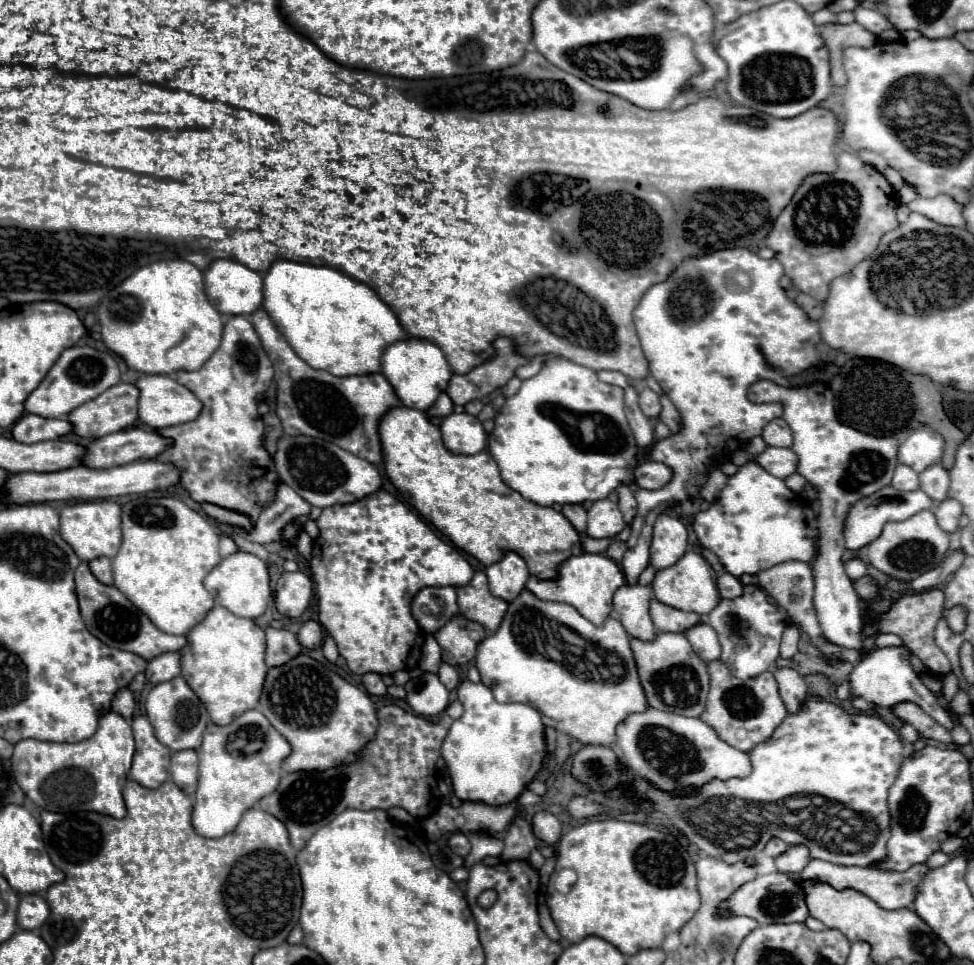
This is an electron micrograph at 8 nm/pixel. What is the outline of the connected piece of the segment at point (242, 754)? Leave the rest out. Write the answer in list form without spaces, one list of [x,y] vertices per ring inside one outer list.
[[[249,709],[225,727],[209,723],[195,753],[197,789],[192,795],[193,827],[203,837],[223,837],[237,827],[247,809],[277,789],[281,761],[291,753],[291,745],[261,711]]]

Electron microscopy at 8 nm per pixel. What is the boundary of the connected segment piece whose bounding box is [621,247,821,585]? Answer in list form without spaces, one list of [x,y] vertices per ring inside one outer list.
[[[743,247],[723,249],[703,257],[685,259],[665,283],[653,285],[633,311],[633,321],[641,339],[643,353],[649,361],[649,371],[673,401],[673,405],[681,411],[683,429],[677,435],[657,441],[649,451],[649,459],[661,461],[673,469],[673,479],[659,491],[635,493],[639,509],[631,525],[627,553],[621,561],[629,585],[637,585],[639,575],[649,565],[651,527],[657,515],[665,513],[675,503],[697,497],[699,487],[705,483],[713,463],[727,461],[735,449],[745,445],[751,437],[761,435],[763,427],[771,419],[783,415],[781,403],[749,403],[749,385],[759,379],[771,379],[777,385],[787,385],[789,377],[821,363],[817,351],[817,345],[821,341],[819,325],[817,321],[811,321],[805,311],[785,295],[785,289],[779,285],[781,277],[783,265],[777,259],[761,259],[759,255]]]

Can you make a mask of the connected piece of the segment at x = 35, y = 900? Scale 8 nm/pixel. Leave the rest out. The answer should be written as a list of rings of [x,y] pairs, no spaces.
[[[37,893],[21,895],[17,911],[17,925],[21,929],[31,929],[31,931],[39,929],[47,919],[47,915],[49,915],[49,905],[41,895]]]

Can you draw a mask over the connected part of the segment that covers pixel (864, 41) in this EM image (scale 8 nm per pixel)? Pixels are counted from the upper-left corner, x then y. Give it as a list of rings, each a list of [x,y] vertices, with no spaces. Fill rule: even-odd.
[[[859,23],[849,25],[823,25],[821,37],[827,45],[827,51],[831,55],[831,79],[833,85],[841,87],[847,83],[845,71],[843,71],[843,49],[855,45],[855,47],[871,47],[877,43],[877,35],[863,29]]]

